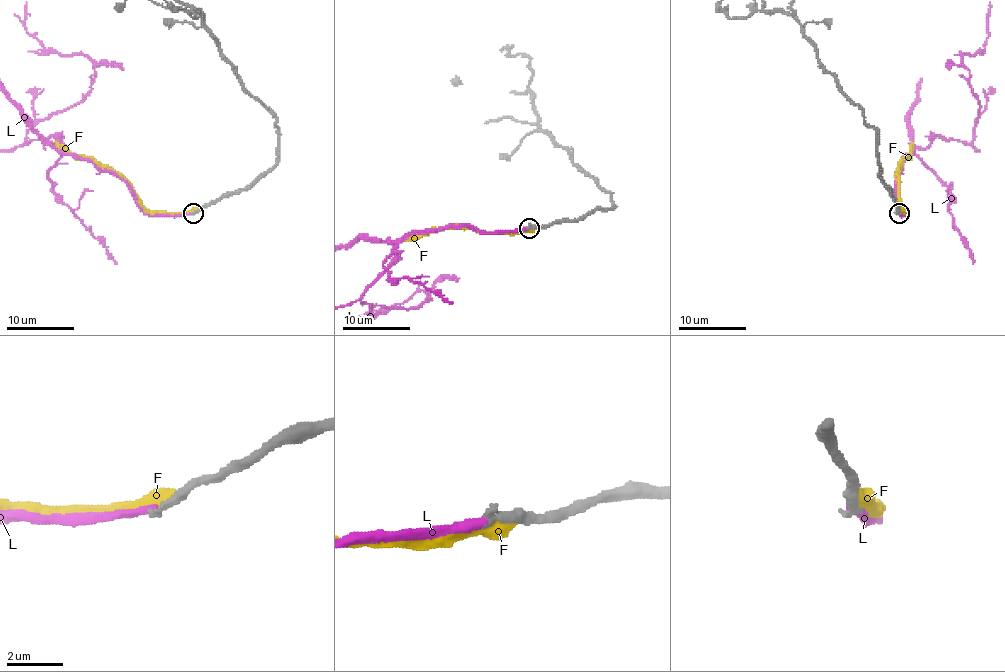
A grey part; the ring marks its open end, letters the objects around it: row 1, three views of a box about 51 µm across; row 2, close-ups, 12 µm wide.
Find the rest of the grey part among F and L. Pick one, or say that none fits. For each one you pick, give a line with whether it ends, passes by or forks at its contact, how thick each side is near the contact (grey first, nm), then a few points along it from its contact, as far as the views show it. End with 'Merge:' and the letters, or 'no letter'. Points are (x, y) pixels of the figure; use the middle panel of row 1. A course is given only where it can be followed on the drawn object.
L: it ends | 300/320 nm
Merge: L

